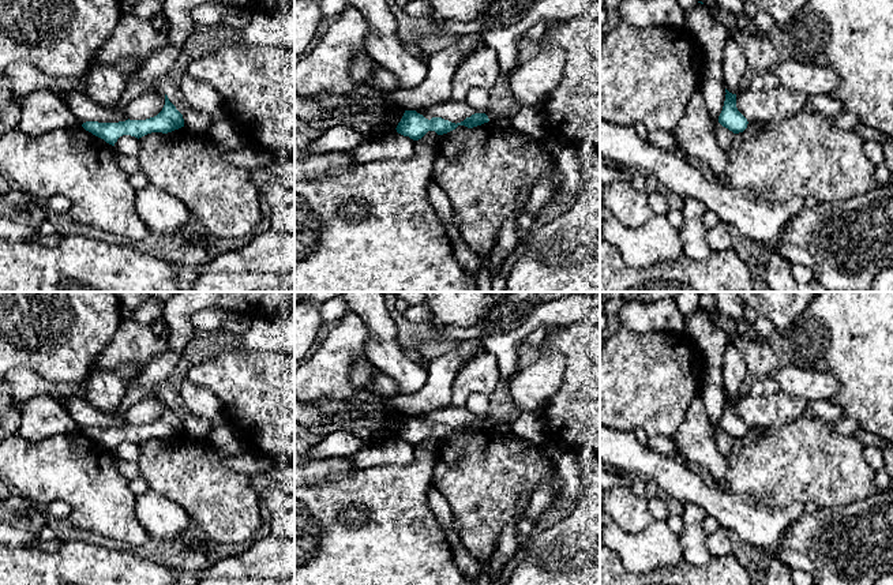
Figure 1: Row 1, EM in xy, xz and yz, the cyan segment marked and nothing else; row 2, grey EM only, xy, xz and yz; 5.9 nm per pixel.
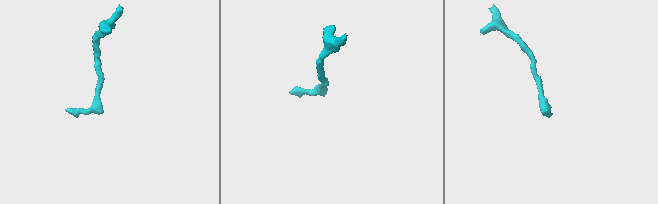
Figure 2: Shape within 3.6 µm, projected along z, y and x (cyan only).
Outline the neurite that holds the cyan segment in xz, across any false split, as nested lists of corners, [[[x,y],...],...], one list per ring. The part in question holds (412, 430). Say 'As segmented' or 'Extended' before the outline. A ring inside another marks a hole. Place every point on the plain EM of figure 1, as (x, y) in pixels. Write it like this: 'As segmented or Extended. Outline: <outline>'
As segmented. Outline: [[[405,416],[395,435],[404,442],[419,446],[428,436],[435,436],[438,440],[443,440],[455,435],[458,431],[473,434],[488,427],[489,424],[485,419],[474,419],[470,423],[466,423],[464,427],[455,430],[442,423],[432,423],[431,425],[428,425],[416,416]]]

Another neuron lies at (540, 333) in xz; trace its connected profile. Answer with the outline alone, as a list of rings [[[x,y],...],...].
[[[548,325],[539,326],[532,334],[528,335],[528,342],[532,346],[540,345],[547,337]]]

